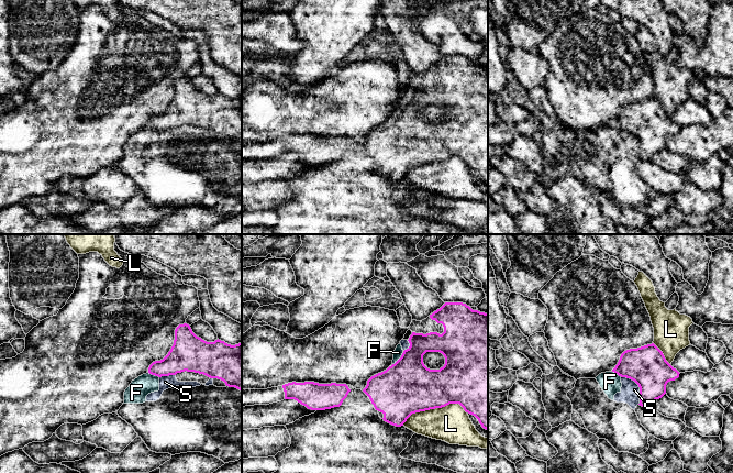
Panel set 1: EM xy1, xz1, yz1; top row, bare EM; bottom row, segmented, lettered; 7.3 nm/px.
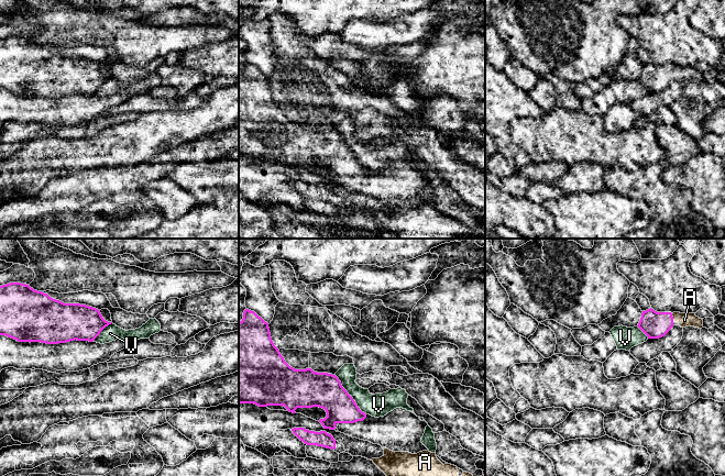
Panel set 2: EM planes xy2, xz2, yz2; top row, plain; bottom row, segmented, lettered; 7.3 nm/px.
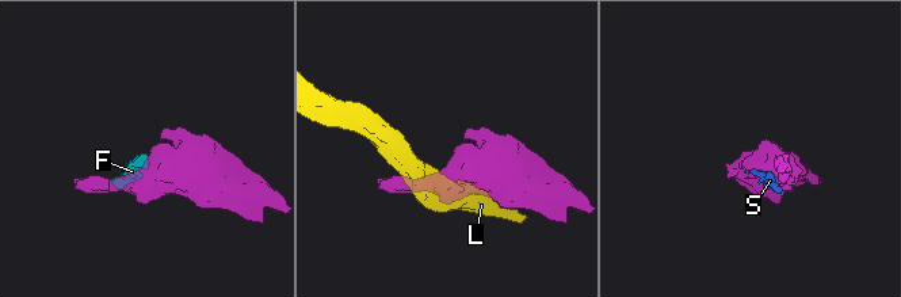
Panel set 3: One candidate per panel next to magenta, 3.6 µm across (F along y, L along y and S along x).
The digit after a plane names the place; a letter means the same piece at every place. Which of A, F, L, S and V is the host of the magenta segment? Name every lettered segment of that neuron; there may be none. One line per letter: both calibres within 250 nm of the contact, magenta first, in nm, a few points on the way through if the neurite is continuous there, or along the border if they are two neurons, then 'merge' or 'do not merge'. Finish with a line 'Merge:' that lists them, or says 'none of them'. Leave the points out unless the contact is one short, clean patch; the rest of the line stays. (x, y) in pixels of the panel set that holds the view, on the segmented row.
A: calibres 190 and 100 nm; way yz2 (655, 324), (672, 317), (684, 320); merge
F: calibres 400 and 70 nm; do not merge
L: calibres 400 and 280 nm; do not merge
S: calibres 280 and 140 nm; do not merge
V: calibres 260 and 170 nm; do not merge
Merge: A

